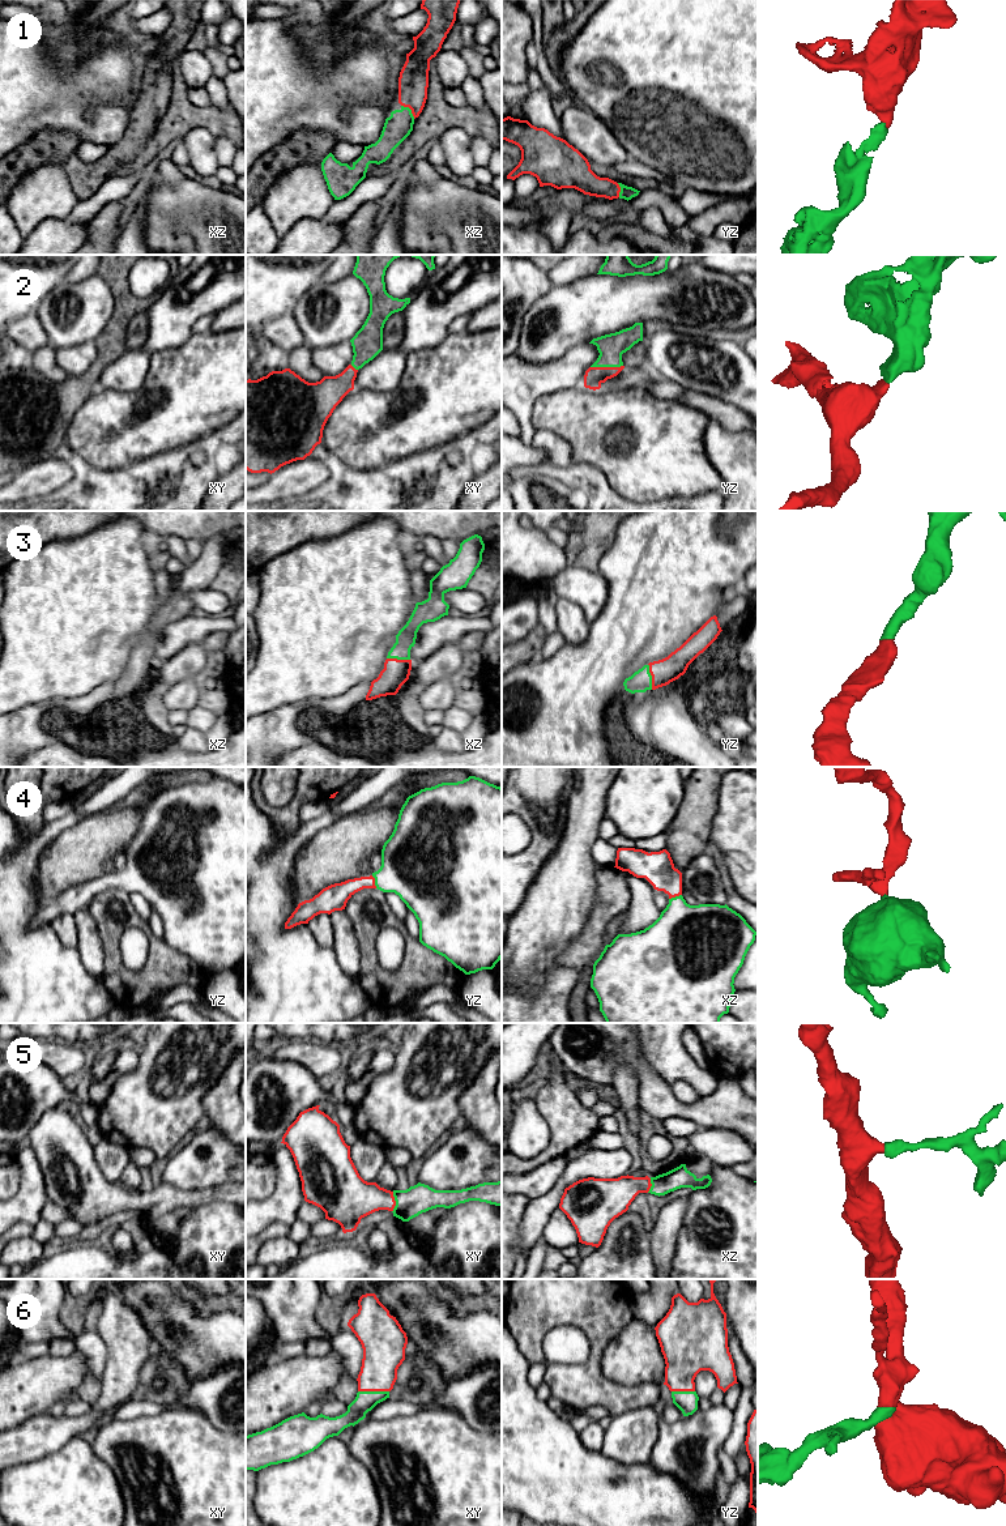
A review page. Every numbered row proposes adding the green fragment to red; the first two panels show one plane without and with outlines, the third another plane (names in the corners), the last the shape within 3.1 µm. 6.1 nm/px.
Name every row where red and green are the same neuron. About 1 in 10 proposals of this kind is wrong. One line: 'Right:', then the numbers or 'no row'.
Right: 1, 2, 3, 4, 5, 6

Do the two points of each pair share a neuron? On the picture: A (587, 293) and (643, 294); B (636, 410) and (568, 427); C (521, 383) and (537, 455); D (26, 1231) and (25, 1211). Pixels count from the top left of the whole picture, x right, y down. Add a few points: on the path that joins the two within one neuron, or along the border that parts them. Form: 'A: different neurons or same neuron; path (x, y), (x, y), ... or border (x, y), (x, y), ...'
A: same neuron; path (601, 294), (629, 294)
B: same neuron; path (619, 420), (613, 422), (585, 422)
C: different neurons; border (518, 435), (531, 444)
D: different neurons; border (13, 1223), (22, 1222), (33, 1226)

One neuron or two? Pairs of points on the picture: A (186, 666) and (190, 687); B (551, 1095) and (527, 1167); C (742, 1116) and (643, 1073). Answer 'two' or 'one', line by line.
A: two
B: one
C: one

